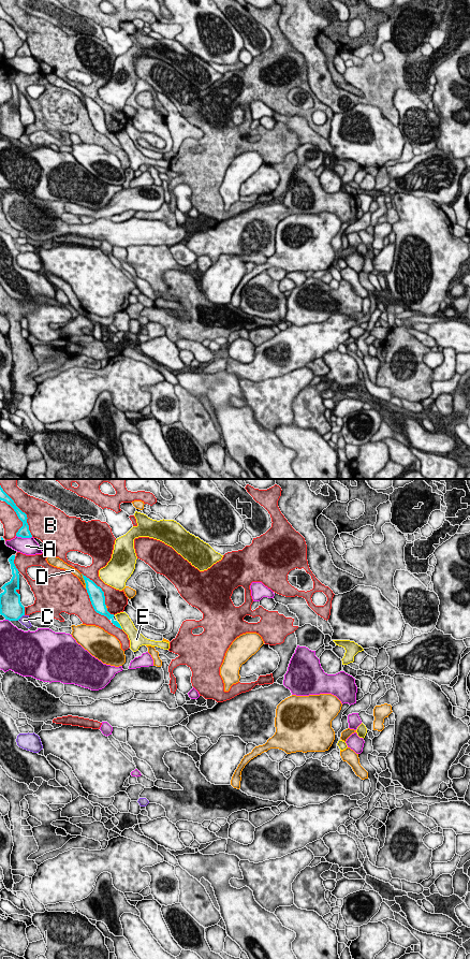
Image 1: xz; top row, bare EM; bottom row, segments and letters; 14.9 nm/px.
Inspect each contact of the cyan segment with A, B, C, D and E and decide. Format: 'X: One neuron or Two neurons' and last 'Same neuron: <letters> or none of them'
A: Two neurons
B: Two neurons
C: Two neurons
D: Two neurons
E: Two neurons
Same neuron: none of them

